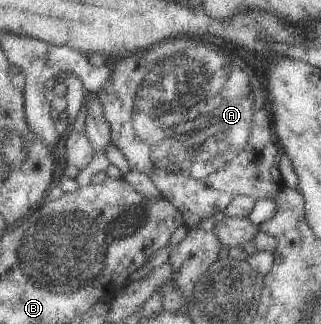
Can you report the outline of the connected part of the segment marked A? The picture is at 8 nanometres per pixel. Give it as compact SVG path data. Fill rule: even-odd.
M190 36L170 38L151 48L144 48L136 53L123 55L114 66L113 73L114 76L111 77L111 80L108 80L107 84L98 91L99 97L103 101L106 119L111 125L111 141L126 154L132 169L147 173L155 181L162 195L177 206L183 213L188 229L197 228L200 225L200 221L216 215L218 211L224 211L226 205L230 205L232 199L236 199L238 195L248 195L255 200L277 199L279 193L285 187L282 173L280 173L280 157L282 157L284 149L282 149L279 141L276 141L276 137L274 137L274 133L270 129L273 116L272 111L268 111L270 101L267 89L264 89L264 83L260 81L260 77L256 73L254 73L254 87L252 87L248 71L244 71L240 65L236 65L232 55L228 55L218 45L196 41L196 37L190 39Z

